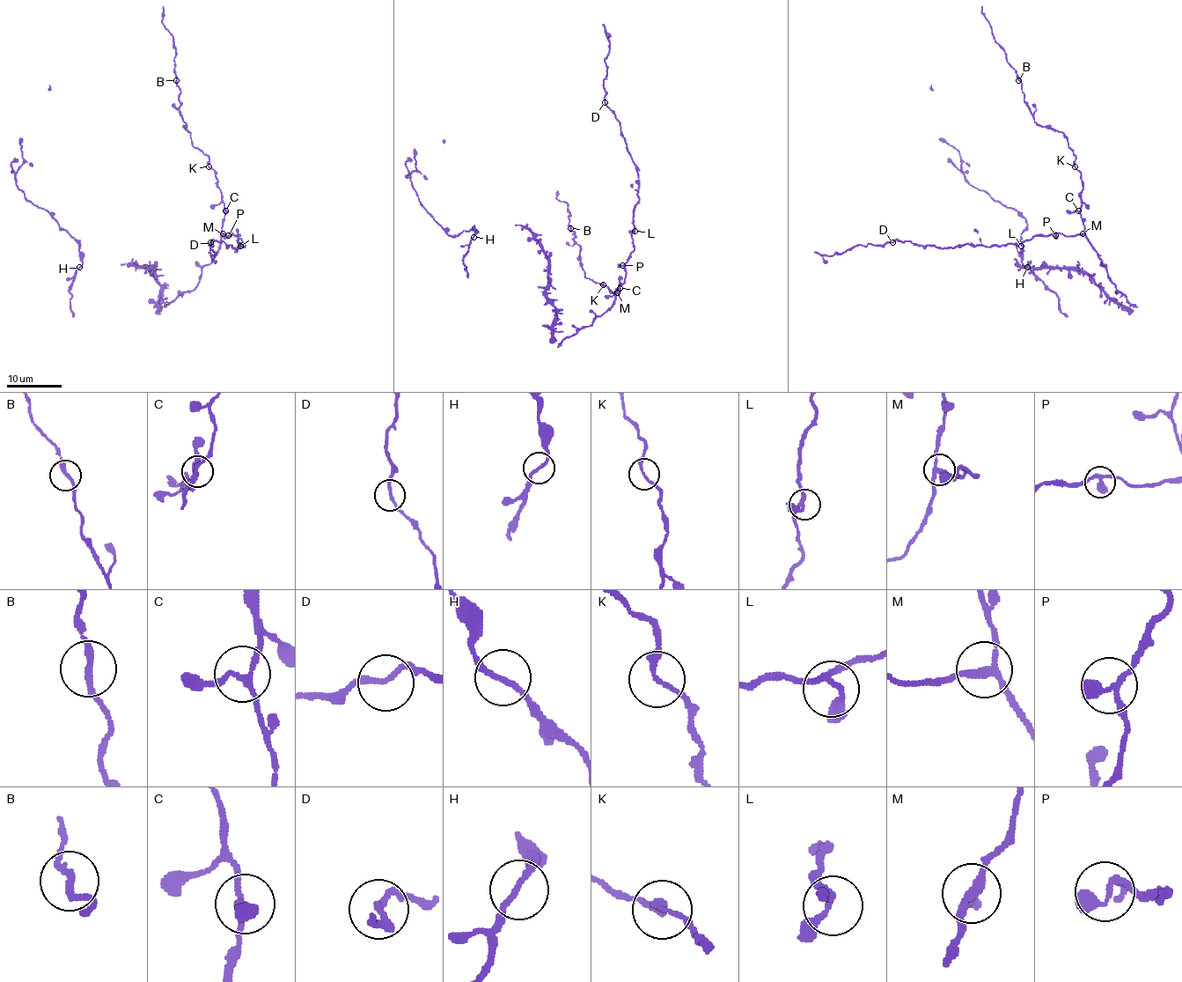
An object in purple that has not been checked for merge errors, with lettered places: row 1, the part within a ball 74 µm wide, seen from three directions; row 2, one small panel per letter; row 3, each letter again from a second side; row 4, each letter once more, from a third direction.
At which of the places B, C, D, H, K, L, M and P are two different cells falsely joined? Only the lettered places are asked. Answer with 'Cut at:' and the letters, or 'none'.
Cut at: D

